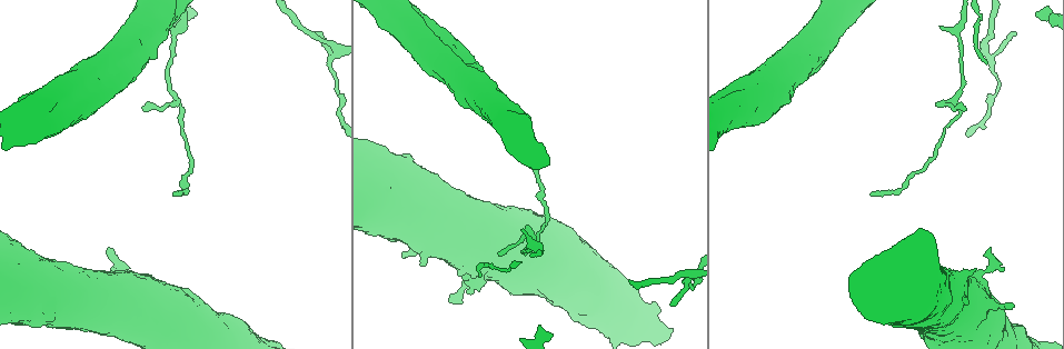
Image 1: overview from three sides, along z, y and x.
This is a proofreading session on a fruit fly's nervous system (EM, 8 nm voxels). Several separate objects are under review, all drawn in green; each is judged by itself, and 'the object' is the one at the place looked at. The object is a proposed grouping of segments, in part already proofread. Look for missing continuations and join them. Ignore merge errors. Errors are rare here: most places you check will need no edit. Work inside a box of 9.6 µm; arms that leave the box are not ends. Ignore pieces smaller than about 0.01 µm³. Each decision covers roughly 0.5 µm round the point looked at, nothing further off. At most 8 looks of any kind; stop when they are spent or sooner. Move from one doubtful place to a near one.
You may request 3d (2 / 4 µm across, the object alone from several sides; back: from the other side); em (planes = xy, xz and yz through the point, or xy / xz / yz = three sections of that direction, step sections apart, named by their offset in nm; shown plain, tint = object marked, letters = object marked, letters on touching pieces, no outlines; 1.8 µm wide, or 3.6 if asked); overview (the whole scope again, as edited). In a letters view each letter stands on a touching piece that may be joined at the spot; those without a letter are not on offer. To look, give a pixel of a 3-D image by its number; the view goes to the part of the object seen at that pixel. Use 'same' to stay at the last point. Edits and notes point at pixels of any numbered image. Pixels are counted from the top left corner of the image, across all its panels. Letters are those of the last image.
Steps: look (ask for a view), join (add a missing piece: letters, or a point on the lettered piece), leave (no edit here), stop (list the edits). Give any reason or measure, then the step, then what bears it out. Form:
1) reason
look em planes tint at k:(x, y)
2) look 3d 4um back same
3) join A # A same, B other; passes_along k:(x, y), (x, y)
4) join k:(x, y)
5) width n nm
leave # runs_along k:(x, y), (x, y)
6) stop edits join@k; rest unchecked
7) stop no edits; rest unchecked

look 3d 2um at 1:(988, 249)

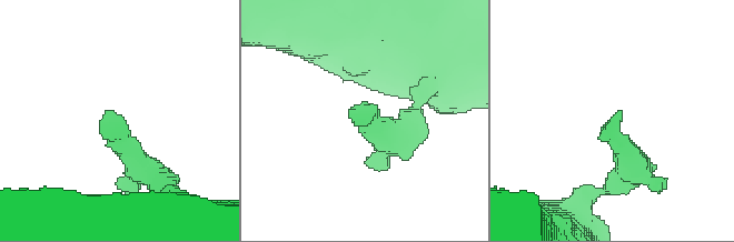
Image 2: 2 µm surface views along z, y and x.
look em yz step 16 letters at 2:(618, 111)

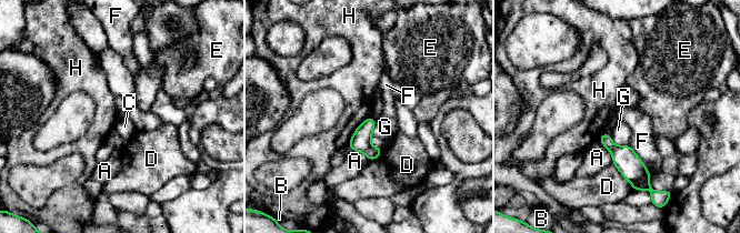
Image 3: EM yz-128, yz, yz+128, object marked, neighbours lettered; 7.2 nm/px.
width 130 nm
leave # A other, B other, C other, D other, E other, F other, G other, H other; border 3:(628, 144), (650, 174); no lettered piece goes on from it

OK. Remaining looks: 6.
branch stops here
look em xz step 4 letters at 1:(870, 195)

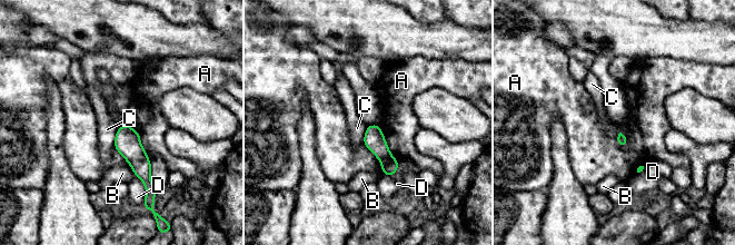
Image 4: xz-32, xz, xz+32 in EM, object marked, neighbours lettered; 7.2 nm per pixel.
longest_contact A 320 nm
leave # A other, B other, C other, D other; no lettered piece goes on from it

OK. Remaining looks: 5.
narrows sharply
look 3d 2um at 1:(687, 281)

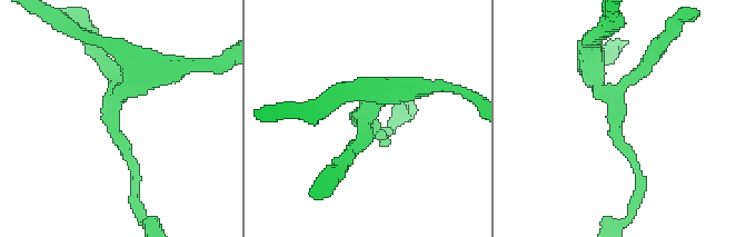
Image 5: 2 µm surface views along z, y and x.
now the EM
look em planes tint at 5:(114, 98)

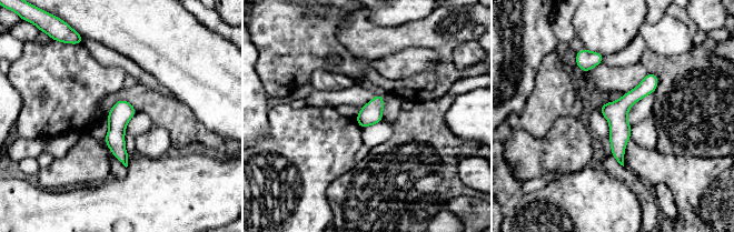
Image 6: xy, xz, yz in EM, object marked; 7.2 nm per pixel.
look em planes letters same

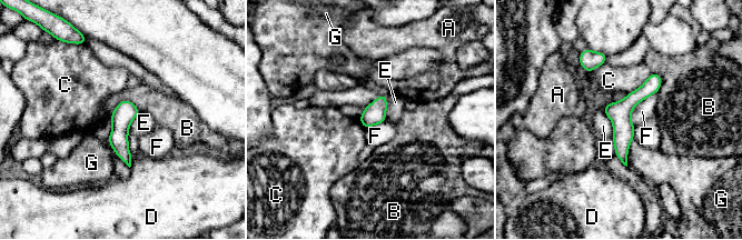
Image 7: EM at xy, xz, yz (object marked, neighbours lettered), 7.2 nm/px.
leave # A other, B other, C other, D other, E other, F other, G other; runs_along 7:(656, 77), (622, 111), (624, 160); no lettered piece goes on from it

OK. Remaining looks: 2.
free end
look em planes letters at 1:(450, 300)

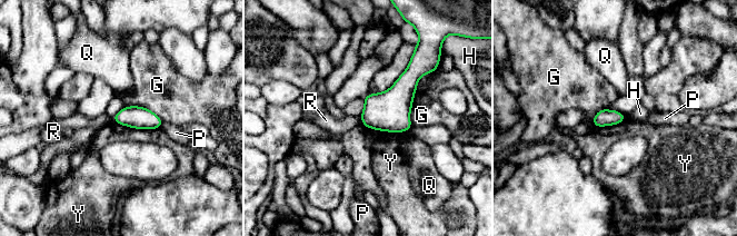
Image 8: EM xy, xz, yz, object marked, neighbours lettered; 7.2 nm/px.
width 130 nm
leave # G other, H other, P other, Q other, R other, Y other; border 8:(111, 119), (136, 128), (160, 128); none of them fits

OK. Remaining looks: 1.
stop no edits; rest unchecked

